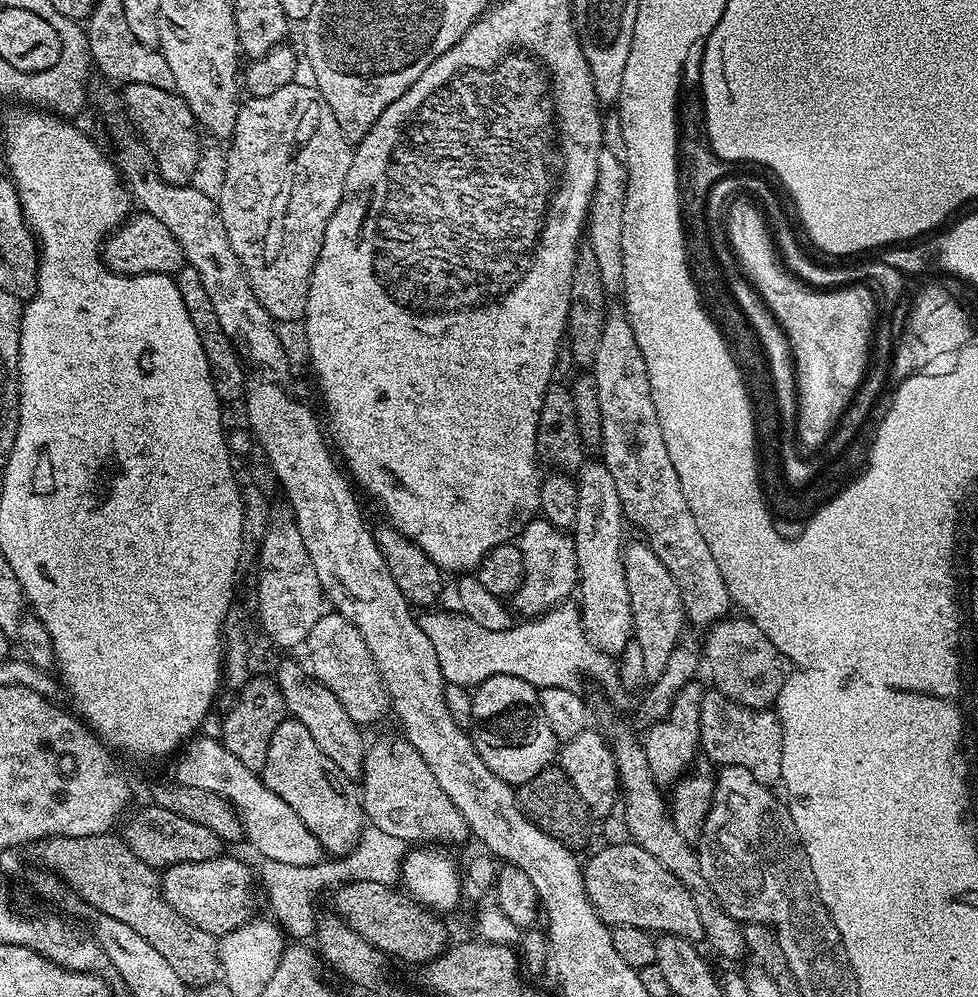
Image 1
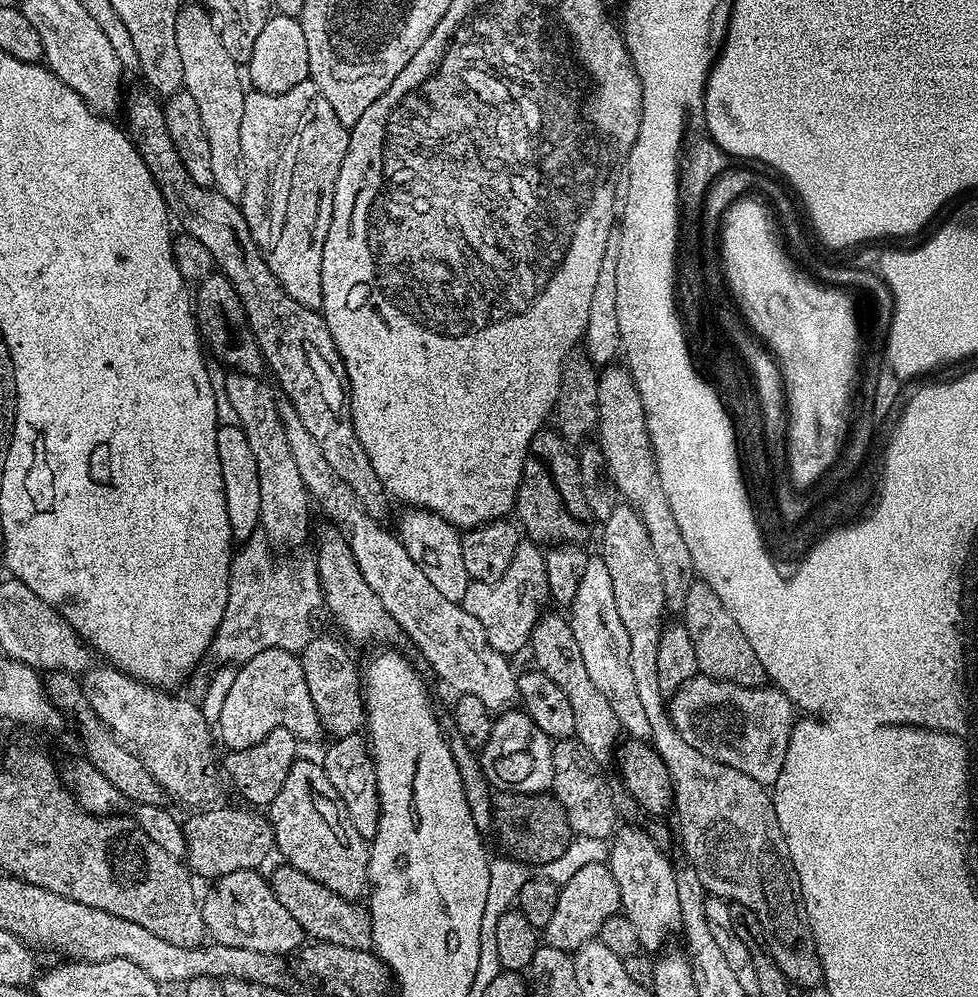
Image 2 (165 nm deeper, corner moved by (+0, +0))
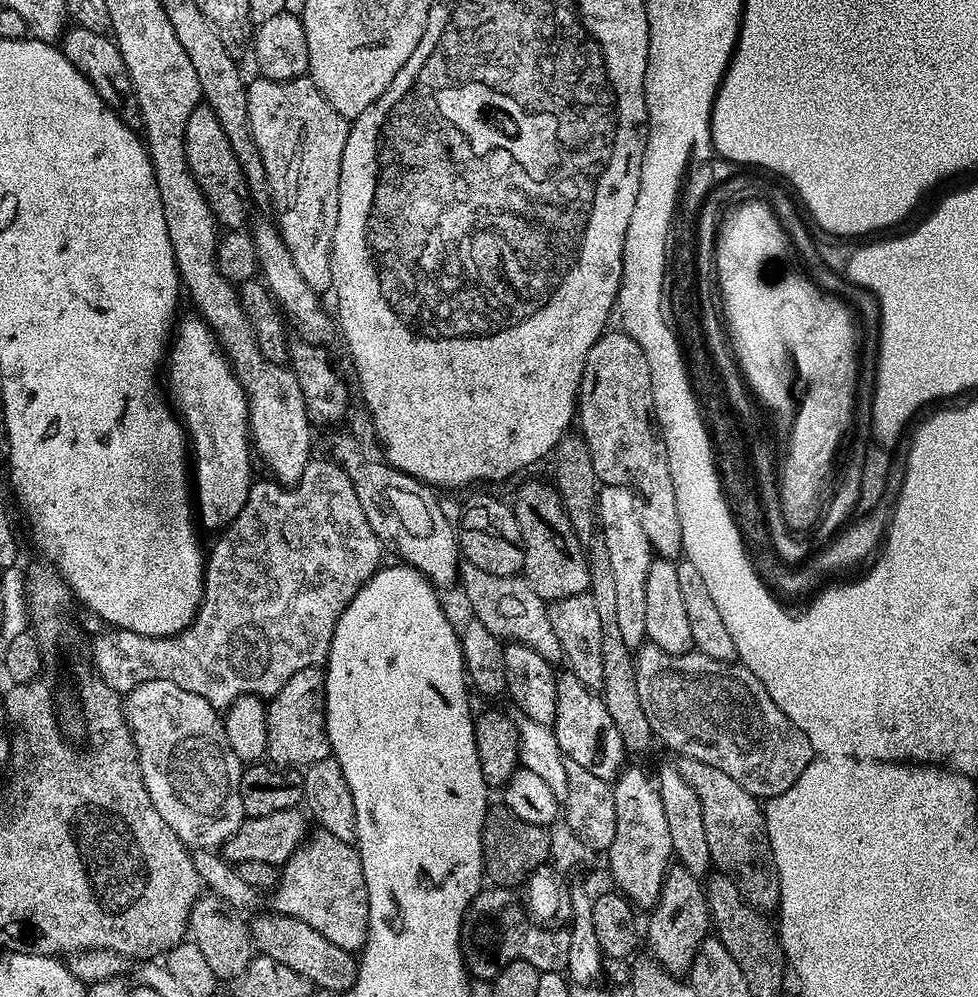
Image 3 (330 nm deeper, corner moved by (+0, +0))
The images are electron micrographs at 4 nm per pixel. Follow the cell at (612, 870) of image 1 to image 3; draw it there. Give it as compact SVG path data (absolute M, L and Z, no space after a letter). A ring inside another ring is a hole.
M499 886L481 887L464 914L462 933L464 966L473 977L495 981L500 969L514 960L530 962L540 973L563 973L570 958L570 934L568 928L544 927L536 924L524 912L517 893Z

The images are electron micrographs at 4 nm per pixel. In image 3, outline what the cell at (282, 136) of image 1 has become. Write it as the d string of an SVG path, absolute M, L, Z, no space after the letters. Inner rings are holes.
M302 75L296 80L265 80L256 78L248 84L248 109L252 140L258 142L262 162L266 165L266 178L272 191L272 208L280 237L294 258L302 278L318 294L327 293L332 286L332 243L338 226L338 198L340 197L340 167L342 150L346 150L346 138L350 127L330 102L314 86L314 82Z

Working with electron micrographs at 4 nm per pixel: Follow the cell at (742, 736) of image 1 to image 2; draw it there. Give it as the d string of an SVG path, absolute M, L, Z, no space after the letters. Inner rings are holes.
M703 674L690 678L678 691L671 693L670 715L678 734L686 738L694 750L702 750L702 754L706 754L706 758L714 758L714 762L742 770L742 774L765 786L775 785L778 774L782 774L782 762L786 762L786 746L790 742L792 725L798 719L792 699L775 686L738 686L734 682L722 682Z

